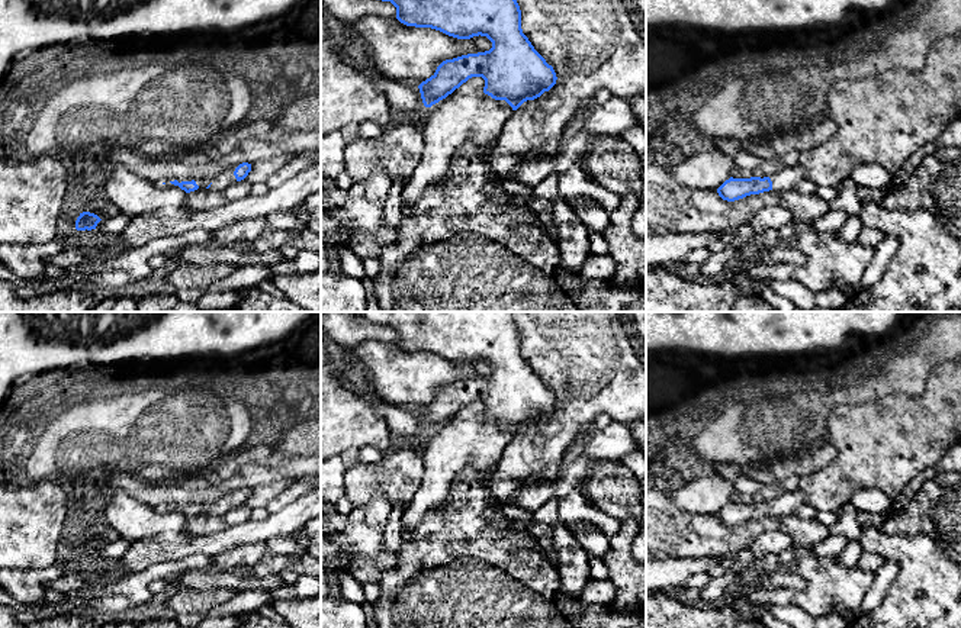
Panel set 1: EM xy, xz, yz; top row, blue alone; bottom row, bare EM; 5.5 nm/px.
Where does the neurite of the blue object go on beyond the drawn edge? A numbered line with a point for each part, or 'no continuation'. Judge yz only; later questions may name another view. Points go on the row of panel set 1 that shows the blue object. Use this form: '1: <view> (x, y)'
1: yz (788, 177)

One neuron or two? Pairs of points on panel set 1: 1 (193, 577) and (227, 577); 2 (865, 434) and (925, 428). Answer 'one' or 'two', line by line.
1: one
2: one

